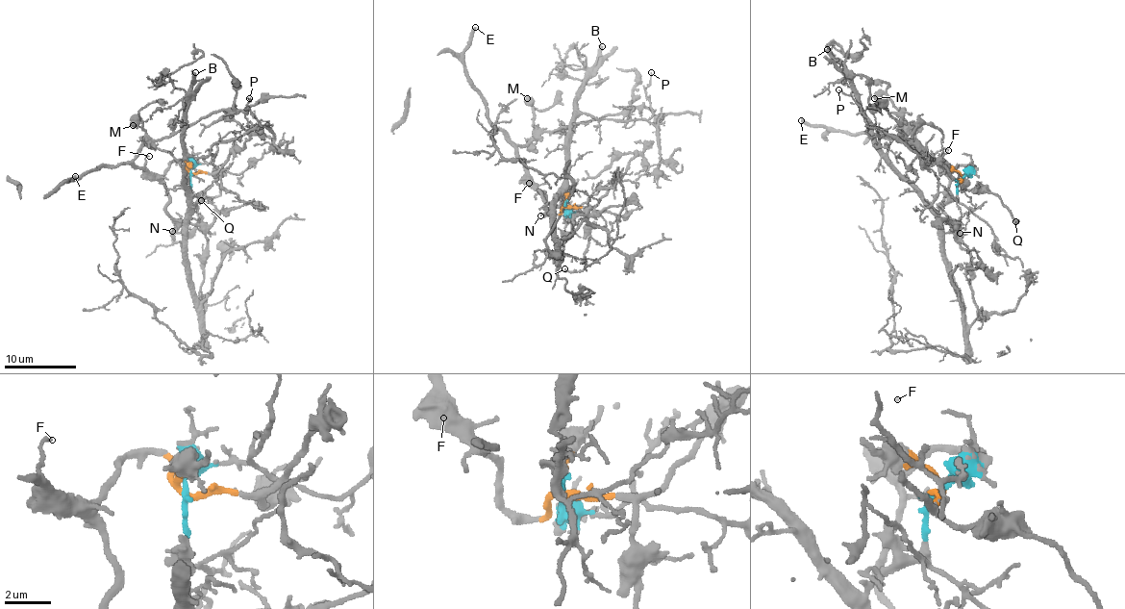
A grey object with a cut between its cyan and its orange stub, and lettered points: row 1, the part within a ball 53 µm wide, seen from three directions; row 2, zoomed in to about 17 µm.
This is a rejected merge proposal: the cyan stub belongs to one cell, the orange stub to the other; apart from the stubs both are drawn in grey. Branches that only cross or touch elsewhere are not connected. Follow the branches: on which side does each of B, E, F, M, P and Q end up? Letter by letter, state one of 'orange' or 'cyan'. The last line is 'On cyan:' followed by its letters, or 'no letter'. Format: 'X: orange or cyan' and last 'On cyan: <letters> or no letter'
B: cyan
E: orange
F: orange
M: orange
P: cyan
Q: orange
On cyan: B, P

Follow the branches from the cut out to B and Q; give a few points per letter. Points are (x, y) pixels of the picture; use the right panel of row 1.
B: (962, 179), (958, 193), (935, 209), (893, 165), (875, 140), (853, 74), (826, 50)
Q: (962, 179), (960, 184), (962, 188), (993, 192), (1012, 219), (1018, 219), (1015, 222)

